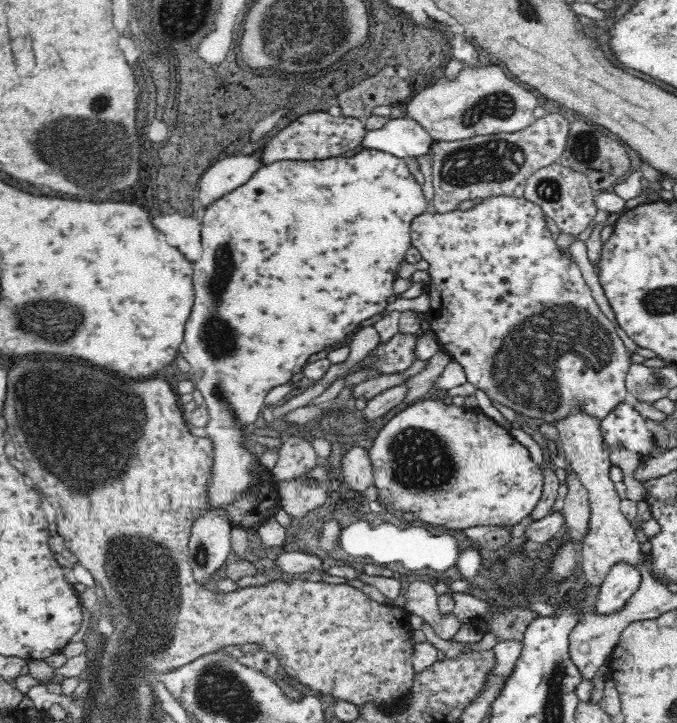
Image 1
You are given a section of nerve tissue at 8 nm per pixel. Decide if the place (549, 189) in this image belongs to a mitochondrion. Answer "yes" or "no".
yes

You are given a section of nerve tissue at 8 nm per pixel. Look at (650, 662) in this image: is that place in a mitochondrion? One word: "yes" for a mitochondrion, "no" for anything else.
no

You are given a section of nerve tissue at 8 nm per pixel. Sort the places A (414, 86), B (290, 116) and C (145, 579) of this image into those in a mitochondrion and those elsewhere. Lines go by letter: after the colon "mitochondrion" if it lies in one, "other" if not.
A: other
B: other
C: mitochondrion

